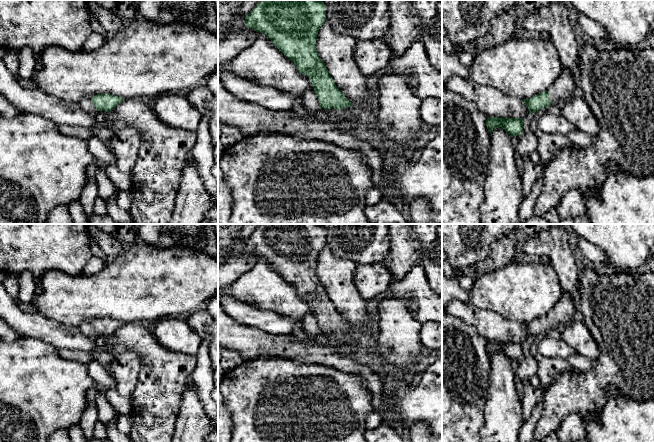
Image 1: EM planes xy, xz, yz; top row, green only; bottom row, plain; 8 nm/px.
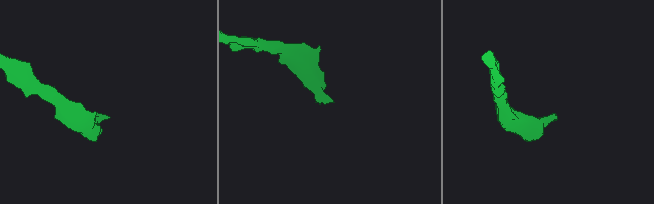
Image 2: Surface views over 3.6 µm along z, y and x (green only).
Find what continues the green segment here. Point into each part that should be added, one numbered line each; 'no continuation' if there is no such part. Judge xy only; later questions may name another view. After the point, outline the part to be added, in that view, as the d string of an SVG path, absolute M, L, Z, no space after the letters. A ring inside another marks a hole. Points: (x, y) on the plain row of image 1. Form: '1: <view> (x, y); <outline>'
no continuation

